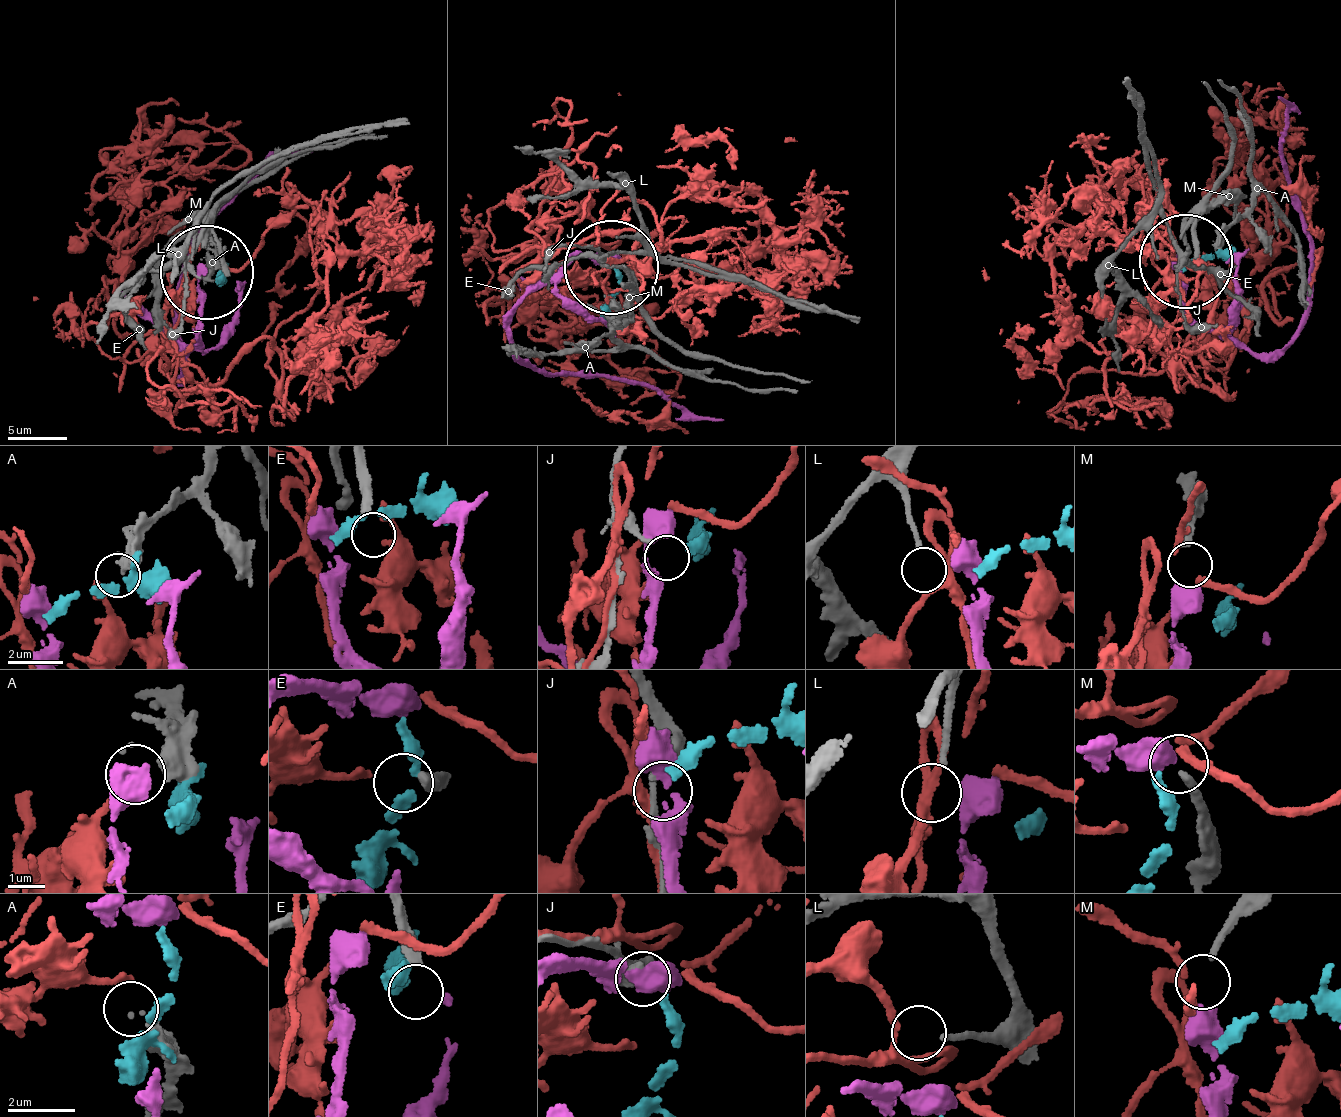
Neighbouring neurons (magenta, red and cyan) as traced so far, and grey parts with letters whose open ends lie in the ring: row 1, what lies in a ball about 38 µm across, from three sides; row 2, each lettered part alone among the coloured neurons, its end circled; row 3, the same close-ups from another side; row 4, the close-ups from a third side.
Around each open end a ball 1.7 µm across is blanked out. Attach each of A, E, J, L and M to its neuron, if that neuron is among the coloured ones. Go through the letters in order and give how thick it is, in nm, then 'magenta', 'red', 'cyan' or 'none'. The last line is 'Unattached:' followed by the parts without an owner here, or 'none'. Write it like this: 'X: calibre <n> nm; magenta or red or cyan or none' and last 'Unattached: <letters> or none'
A: calibre 440 nm; none
E: calibre 360 nm; none
J: calibre 170 nm; cyan
L: calibre 160 nm; none
M: calibre 240 nm; magenta
Unattached: A, E, L

